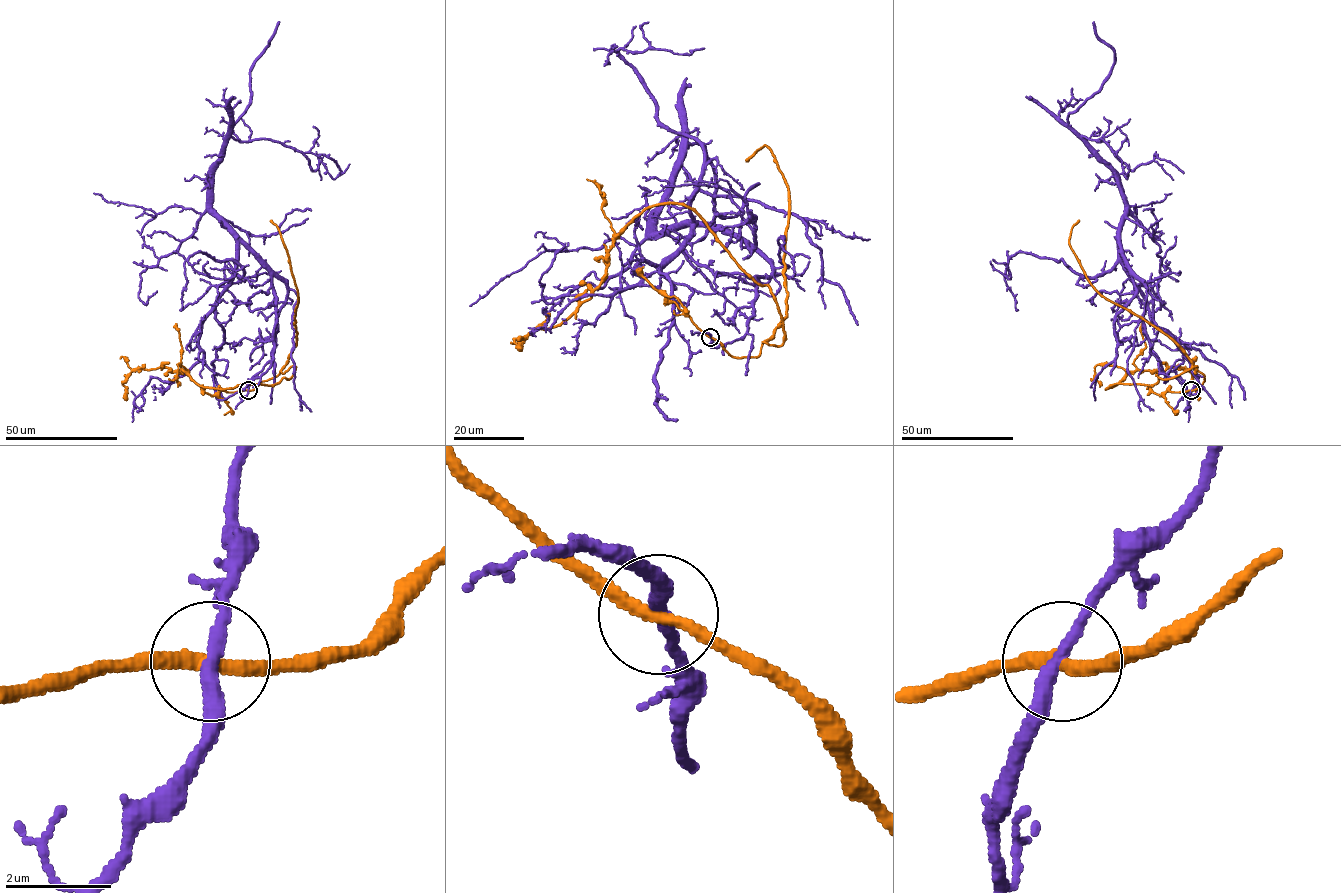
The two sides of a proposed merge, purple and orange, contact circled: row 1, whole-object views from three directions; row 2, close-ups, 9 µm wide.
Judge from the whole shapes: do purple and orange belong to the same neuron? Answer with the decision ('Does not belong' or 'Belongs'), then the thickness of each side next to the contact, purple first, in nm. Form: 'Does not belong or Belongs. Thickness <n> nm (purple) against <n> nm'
Does not belong. Thickness 280 nm (purple) against 240 nm

